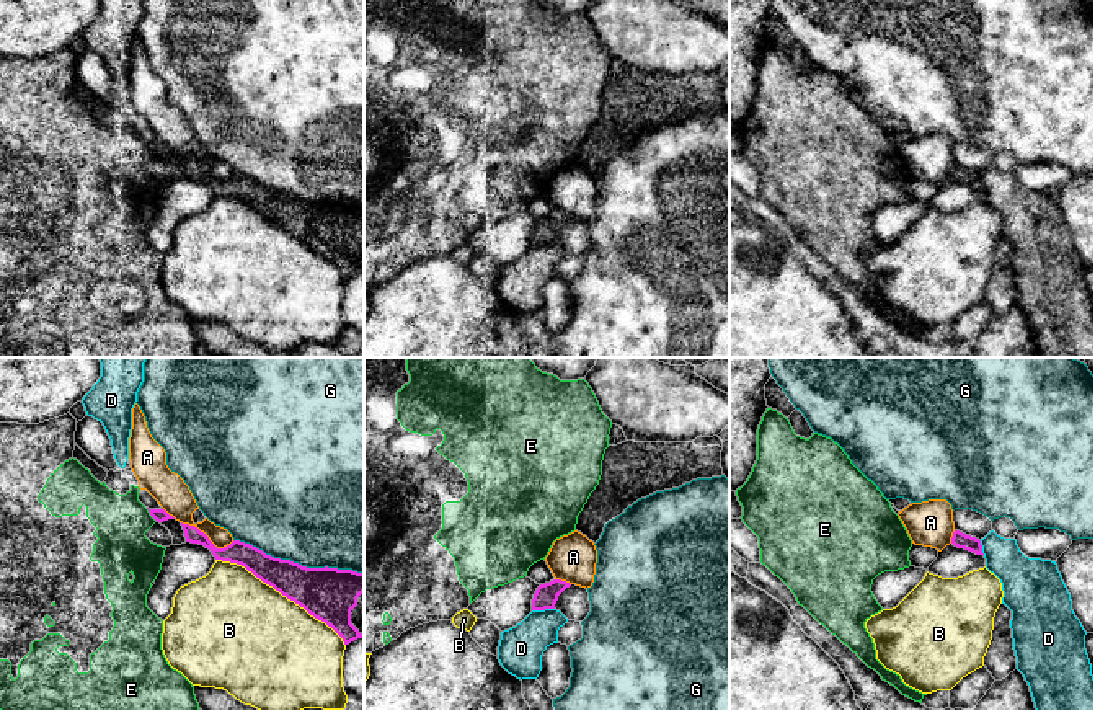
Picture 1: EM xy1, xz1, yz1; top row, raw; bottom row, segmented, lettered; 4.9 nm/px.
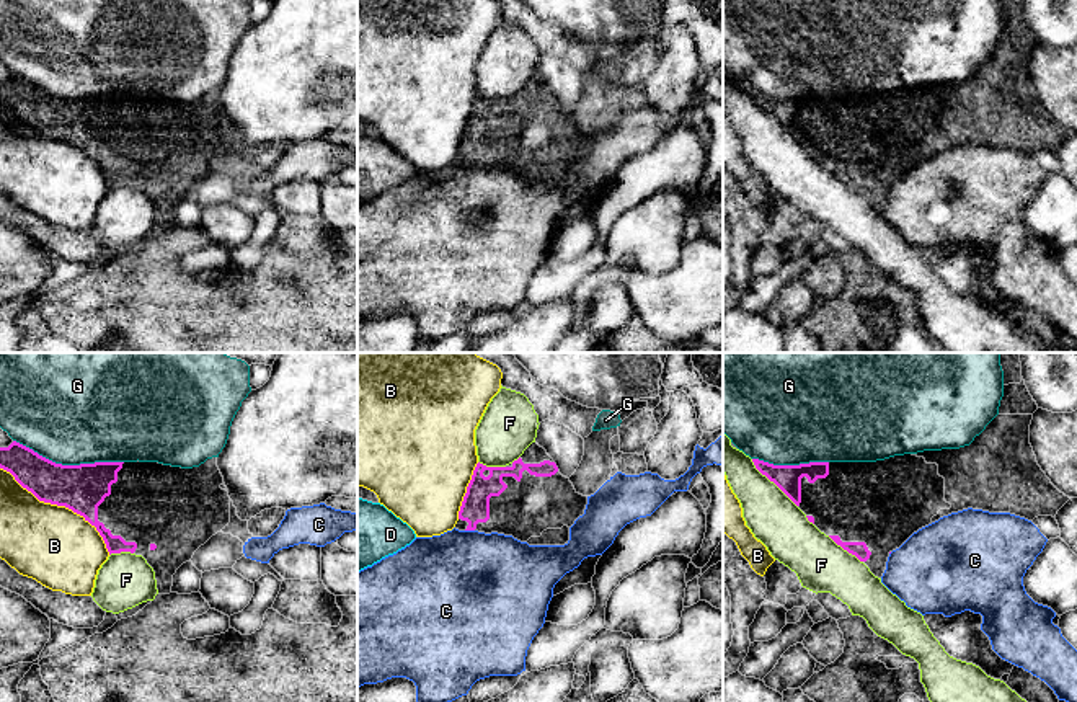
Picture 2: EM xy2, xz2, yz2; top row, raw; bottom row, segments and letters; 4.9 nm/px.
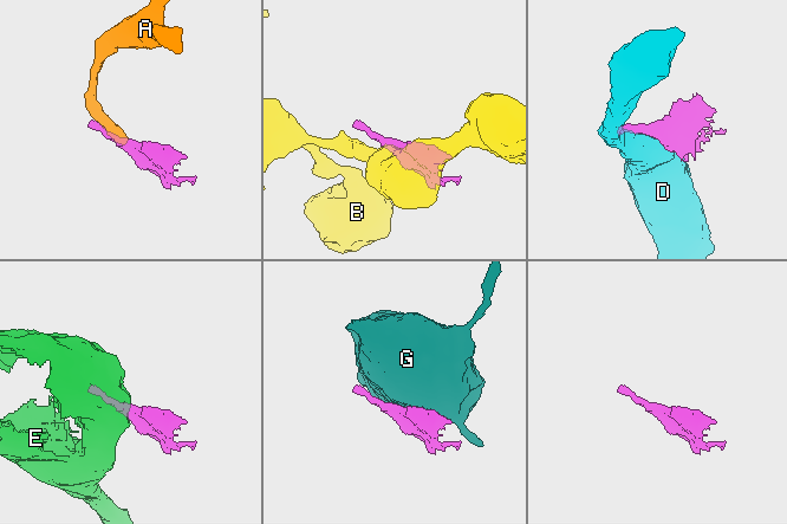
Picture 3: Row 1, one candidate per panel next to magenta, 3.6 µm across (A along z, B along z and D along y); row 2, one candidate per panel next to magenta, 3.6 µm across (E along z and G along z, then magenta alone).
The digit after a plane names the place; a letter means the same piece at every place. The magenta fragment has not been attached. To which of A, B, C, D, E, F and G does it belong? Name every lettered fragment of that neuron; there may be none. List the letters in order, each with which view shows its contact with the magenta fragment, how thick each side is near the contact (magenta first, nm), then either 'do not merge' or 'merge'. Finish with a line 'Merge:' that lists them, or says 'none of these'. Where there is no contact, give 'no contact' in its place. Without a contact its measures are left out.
A: xy1 | 120/160 nm | do not merge
B: xy1 | 260/500 nm | do not merge
C: xz2 | 140/500 nm | do not merge
D: xz1 | 120/220 nm | do not merge
E: xy1 | 60/260 nm | do not merge
F: yz2 | 130/260 nm | do not merge
G: xy1 | 260/500 nm | do not merge
Merge: none of these

